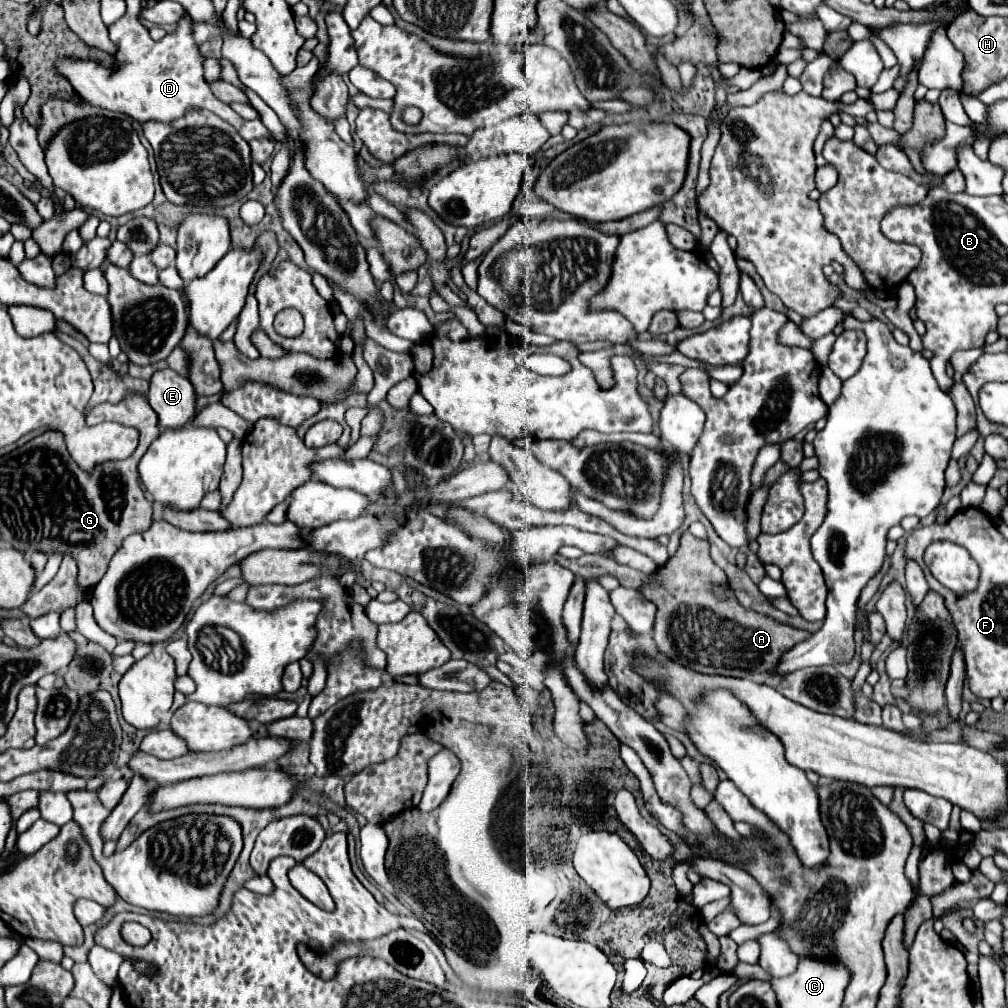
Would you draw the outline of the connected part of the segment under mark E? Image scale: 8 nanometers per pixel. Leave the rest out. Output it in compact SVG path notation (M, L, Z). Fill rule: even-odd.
M157 369L149 379L149 391L147 401L153 407L153 411L159 417L161 429L179 429L187 425L195 415L195 391L187 377L175 373L173 369Z

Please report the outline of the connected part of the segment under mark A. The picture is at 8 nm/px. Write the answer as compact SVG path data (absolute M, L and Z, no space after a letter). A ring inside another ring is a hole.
M685 531L677 553L657 577L641 587L641 593L657 607L653 641L659 655L703 675L745 677L751 673L767 673L777 665L781 653L811 635L741 607L727 587L727 599L717 599L713 593L715 583L725 587L727 577L711 561L707 541Z

